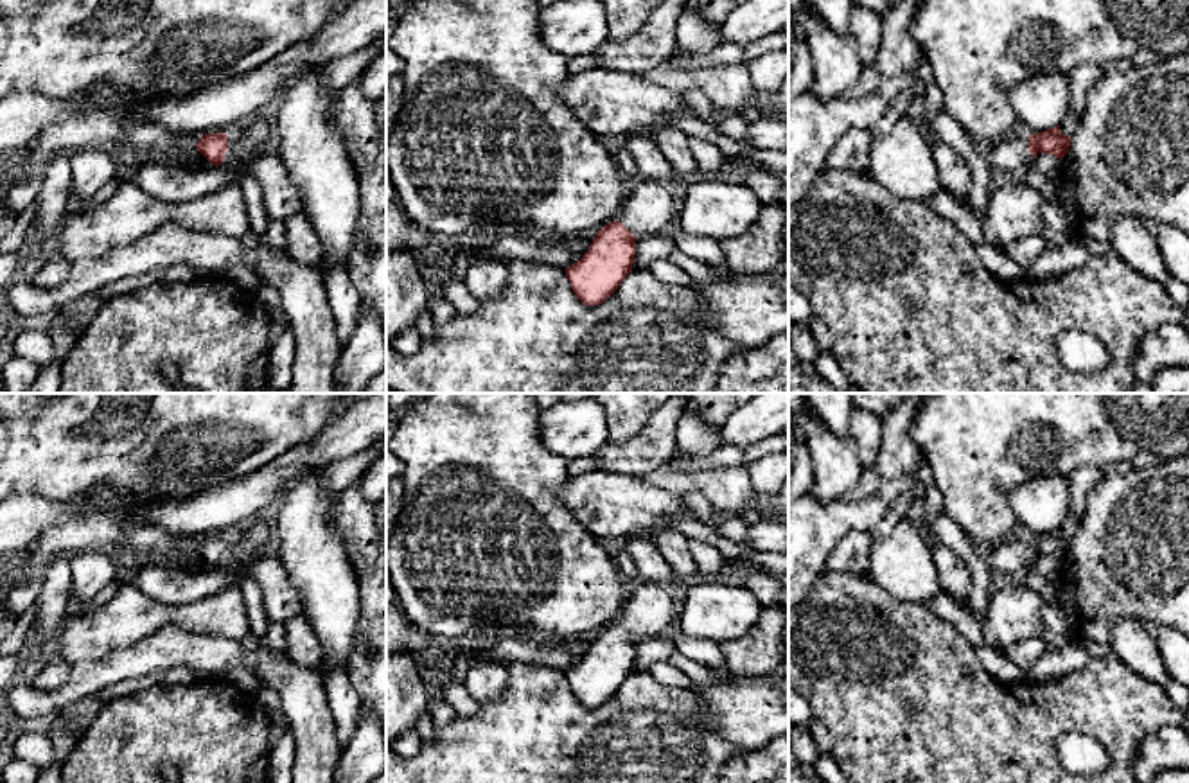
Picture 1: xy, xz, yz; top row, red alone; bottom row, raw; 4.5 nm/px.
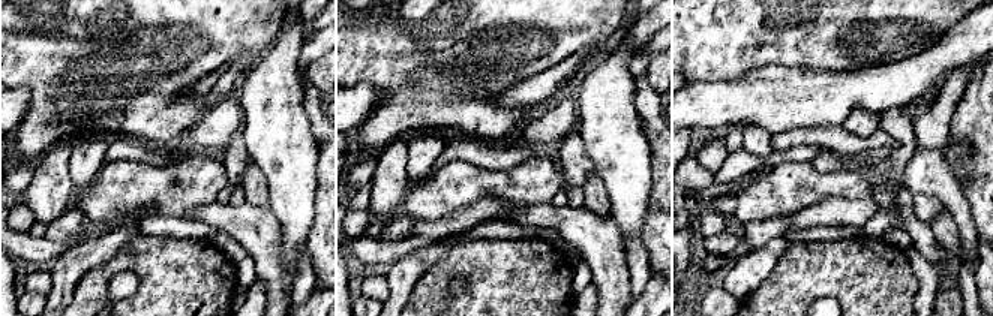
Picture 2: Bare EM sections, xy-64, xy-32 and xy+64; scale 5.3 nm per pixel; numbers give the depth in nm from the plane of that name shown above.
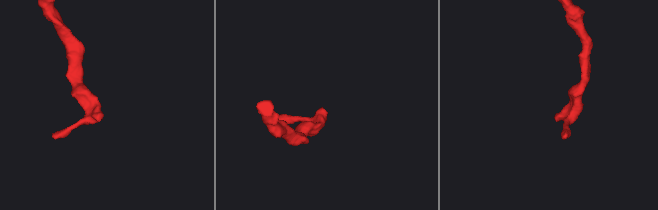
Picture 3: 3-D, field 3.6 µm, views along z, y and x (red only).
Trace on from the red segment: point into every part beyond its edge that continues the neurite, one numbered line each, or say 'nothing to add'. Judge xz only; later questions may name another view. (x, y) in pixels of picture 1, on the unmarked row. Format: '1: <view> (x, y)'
1: xz (649, 613)

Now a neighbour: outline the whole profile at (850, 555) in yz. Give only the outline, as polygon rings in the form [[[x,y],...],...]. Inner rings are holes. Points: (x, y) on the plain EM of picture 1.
[[[855,530],[832,550],[826,569],[837,573],[868,575],[868,557],[873,539],[868,530]]]

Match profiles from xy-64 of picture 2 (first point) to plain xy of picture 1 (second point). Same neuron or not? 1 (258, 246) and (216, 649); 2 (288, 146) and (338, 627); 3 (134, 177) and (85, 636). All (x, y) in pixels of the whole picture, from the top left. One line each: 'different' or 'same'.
1: same
2: same
3: same

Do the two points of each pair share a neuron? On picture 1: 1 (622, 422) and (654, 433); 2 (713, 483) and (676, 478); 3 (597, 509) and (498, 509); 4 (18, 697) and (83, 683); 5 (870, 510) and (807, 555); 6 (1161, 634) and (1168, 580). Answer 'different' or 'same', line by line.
1: different
2: same
3: different
4: same
5: same
6: different

